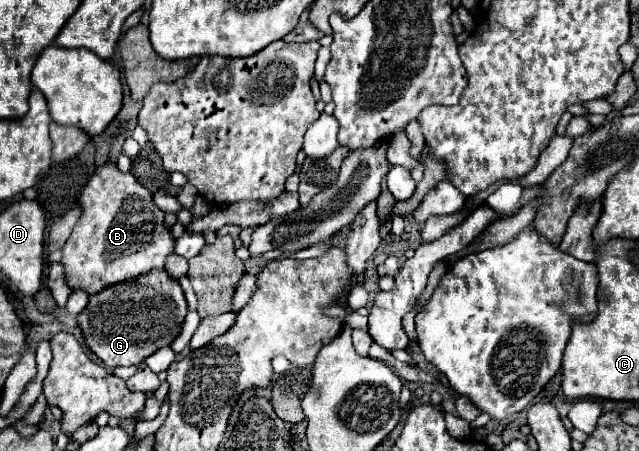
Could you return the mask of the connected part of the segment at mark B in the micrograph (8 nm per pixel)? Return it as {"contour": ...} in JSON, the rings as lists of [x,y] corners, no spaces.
{"contour":[[[106,163],[96,169],[88,185],[84,187],[78,207],[82,211],[76,227],[72,229],[72,235],[68,237],[66,245],[62,247],[62,267],[66,283],[72,291],[82,289],[88,295],[94,295],[102,291],[104,287],[110,287],[114,283],[122,283],[126,279],[136,279],[152,269],[164,269],[164,263],[168,255],[174,253],[176,239],[172,235],[172,229],[164,223],[164,211],[156,207],[152,193],[130,173],[120,171],[116,163]]]}

